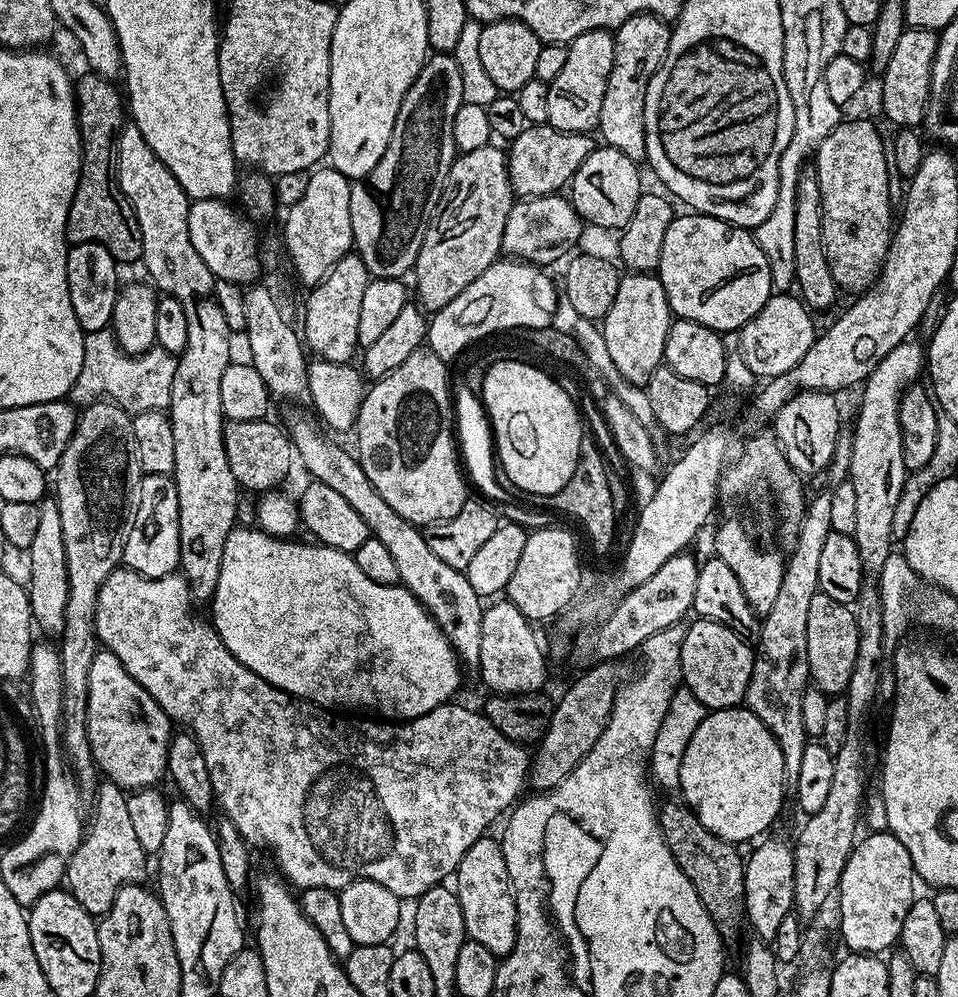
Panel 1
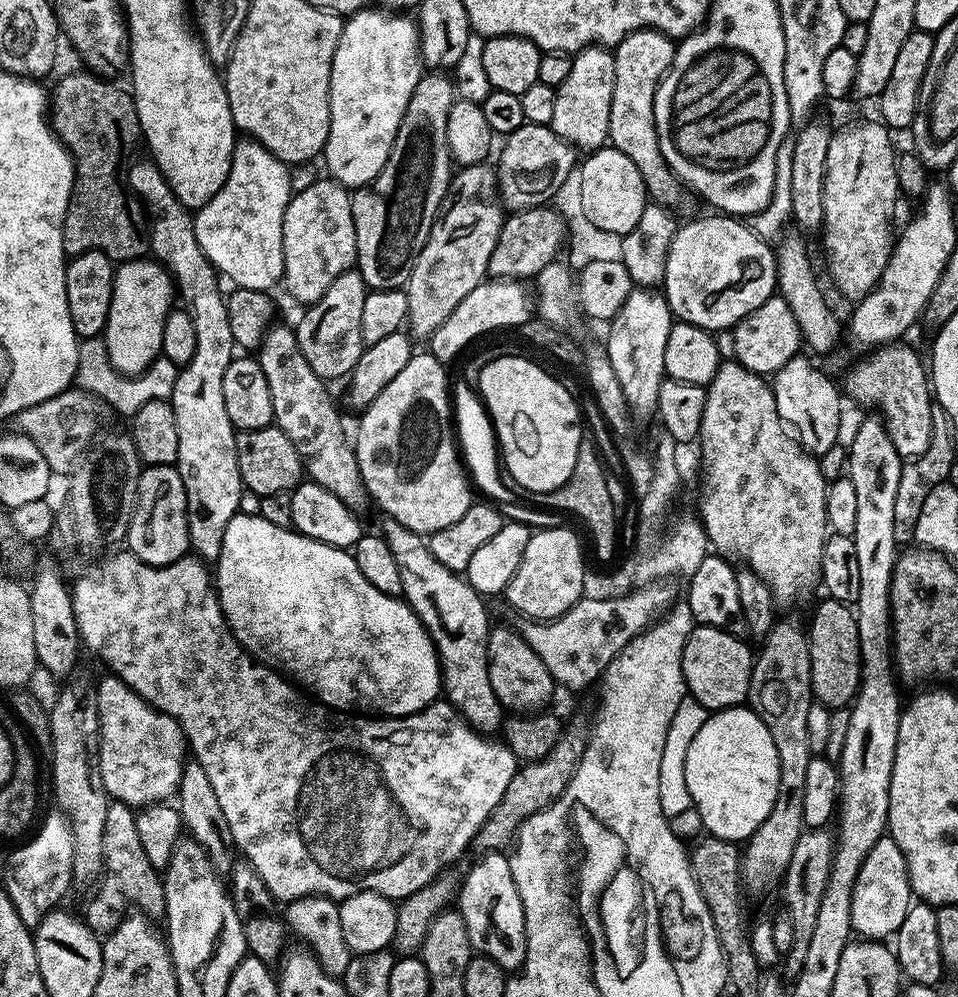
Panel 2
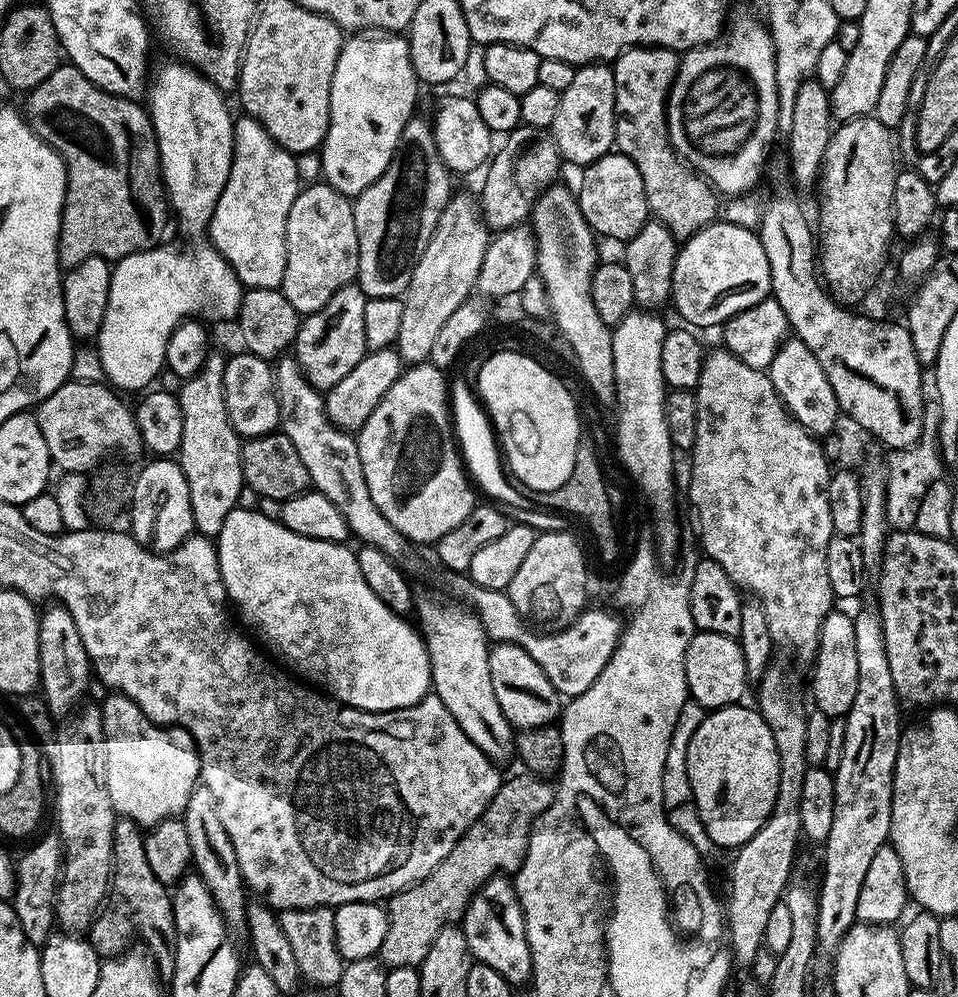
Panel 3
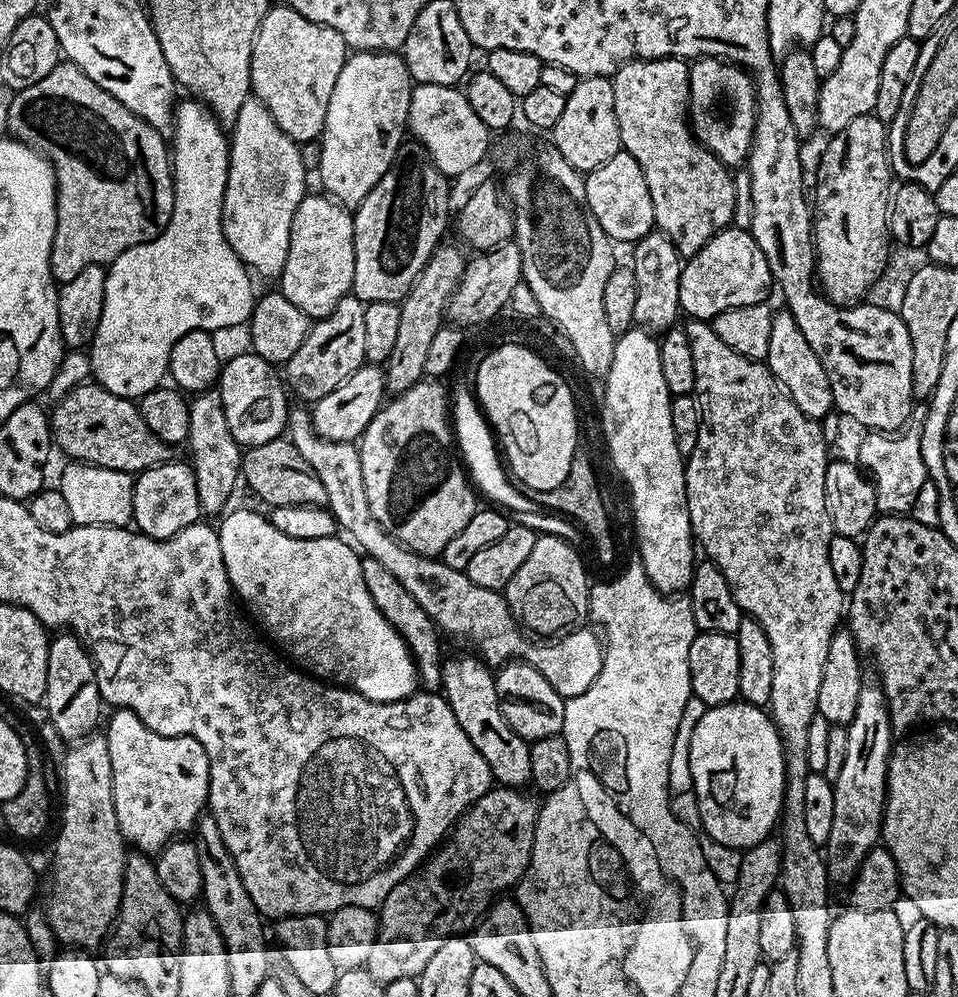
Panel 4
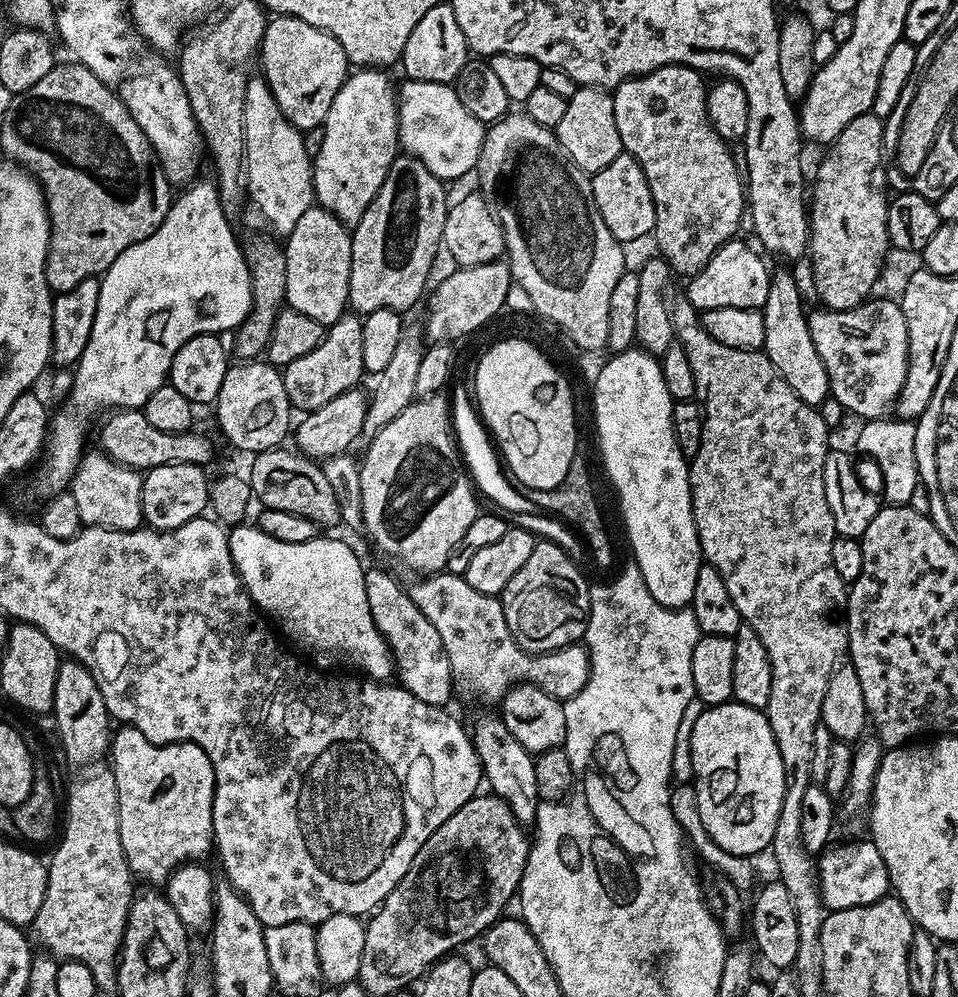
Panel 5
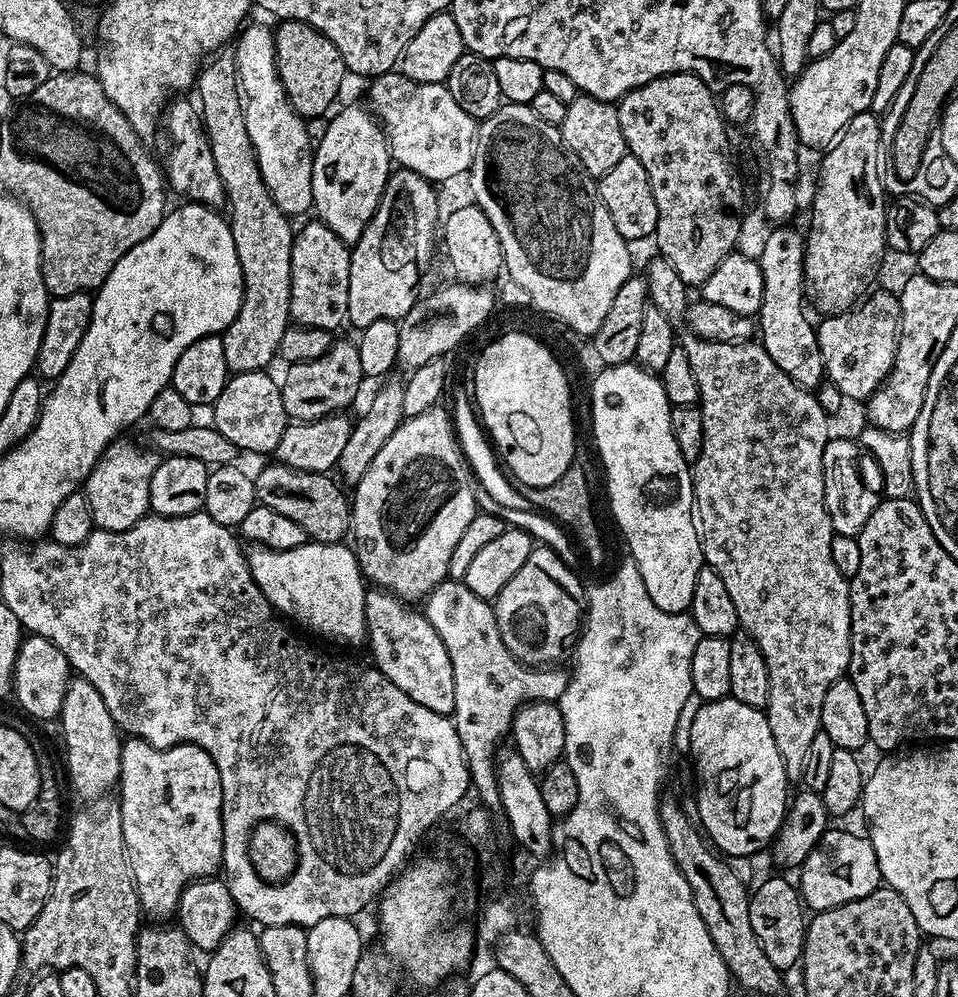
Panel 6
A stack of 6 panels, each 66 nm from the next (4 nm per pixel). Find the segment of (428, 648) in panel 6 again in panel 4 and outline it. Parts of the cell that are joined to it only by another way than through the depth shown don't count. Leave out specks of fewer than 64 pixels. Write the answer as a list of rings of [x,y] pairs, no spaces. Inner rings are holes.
[[[364,558],[361,561],[358,565],[360,578],[366,582],[366,590],[370,590],[370,598],[374,598],[374,606],[382,610],[386,622],[390,622],[390,626],[394,626],[394,630],[398,630],[398,634],[407,642],[412,652],[412,660],[416,663],[419,683],[428,690],[439,689],[444,678],[444,666],[442,655],[440,656],[442,636],[436,623],[428,617],[426,610],[422,610],[422,606],[418,606],[418,602],[414,602],[410,590],[406,590],[406,586],[402,586],[402,582],[394,578],[394,574],[388,573],[381,564],[373,560]]]

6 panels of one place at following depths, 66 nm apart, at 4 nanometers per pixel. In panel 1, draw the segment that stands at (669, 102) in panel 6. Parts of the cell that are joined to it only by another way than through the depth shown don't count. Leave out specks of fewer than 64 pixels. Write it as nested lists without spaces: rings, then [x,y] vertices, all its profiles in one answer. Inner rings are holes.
[[[635,16],[630,18],[621,26],[615,29],[614,39],[614,66],[610,70],[610,78],[606,82],[606,94],[602,98],[602,114],[598,125],[598,133],[605,145],[610,148],[622,150],[626,158],[640,162],[645,159],[646,134],[644,133],[644,95],[648,89],[648,83],[652,75],[658,70],[660,63],[664,61],[666,50],[670,46],[672,37],[671,27],[658,16]]]

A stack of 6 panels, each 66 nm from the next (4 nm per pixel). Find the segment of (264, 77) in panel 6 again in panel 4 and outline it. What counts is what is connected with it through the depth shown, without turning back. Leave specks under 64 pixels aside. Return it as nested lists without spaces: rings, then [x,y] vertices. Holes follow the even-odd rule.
[[[250,98],[242,102],[238,118],[230,125],[222,230],[234,254],[238,254],[245,268],[257,277],[278,278],[286,266],[286,254],[290,250],[290,222],[294,222],[294,210],[298,210],[304,201],[304,187],[310,178],[302,166],[299,150],[300,145],[280,129],[262,101]]]

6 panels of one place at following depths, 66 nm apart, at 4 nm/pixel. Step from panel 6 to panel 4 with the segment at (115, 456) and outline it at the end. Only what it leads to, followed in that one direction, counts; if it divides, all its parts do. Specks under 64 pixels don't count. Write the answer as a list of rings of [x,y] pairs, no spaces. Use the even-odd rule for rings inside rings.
[[[80,461],[65,464],[58,490],[66,500],[73,525],[114,525],[116,528],[131,525],[135,484],[133,475]]]

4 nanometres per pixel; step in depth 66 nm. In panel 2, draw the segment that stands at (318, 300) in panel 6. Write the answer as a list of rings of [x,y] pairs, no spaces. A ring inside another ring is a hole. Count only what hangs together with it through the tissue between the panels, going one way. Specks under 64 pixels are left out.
[[[319,178],[306,190],[295,193],[292,201],[286,206],[286,214],[282,218],[282,246],[284,247],[283,287],[288,287],[289,294],[300,303],[300,306],[318,302],[318,298],[322,298],[322,294],[330,290],[334,278],[349,271],[356,263],[356,231],[349,189],[343,188],[331,178]]]

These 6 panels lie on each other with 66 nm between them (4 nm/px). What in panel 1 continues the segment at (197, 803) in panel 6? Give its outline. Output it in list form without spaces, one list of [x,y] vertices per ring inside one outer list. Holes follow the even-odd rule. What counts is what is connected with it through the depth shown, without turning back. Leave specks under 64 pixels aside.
[[[107,650],[97,651],[94,662],[90,662],[90,694],[86,716],[92,757],[96,759],[97,769],[103,775],[105,772],[108,775],[105,777],[111,783],[125,790],[135,790],[151,788],[159,785],[160,779],[165,779],[168,771],[168,744],[174,731],[173,721],[168,719],[158,702],[154,702],[154,698],[150,698],[150,694],[146,694],[146,690],[142,690],[134,678],[130,678],[126,666],[118,662],[116,655]]]

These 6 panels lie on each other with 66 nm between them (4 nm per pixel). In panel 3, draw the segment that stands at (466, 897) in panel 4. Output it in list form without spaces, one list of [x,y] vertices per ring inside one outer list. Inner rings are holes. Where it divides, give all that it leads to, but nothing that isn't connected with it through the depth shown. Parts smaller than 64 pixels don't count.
[[[531,774],[523,775],[512,776],[509,780],[507,777],[501,783],[498,794],[492,799],[490,806],[486,806],[486,810],[468,827],[466,834],[454,846],[454,850],[425,880],[419,880],[417,884],[402,889],[387,901],[388,930],[378,956],[389,969],[419,966],[441,930],[463,921],[464,912],[468,909],[472,896],[486,881],[497,874],[515,874],[524,865],[524,855],[528,849],[528,840],[532,836],[533,827],[540,815],[555,802],[556,788],[548,785],[551,783],[547,779]]]

